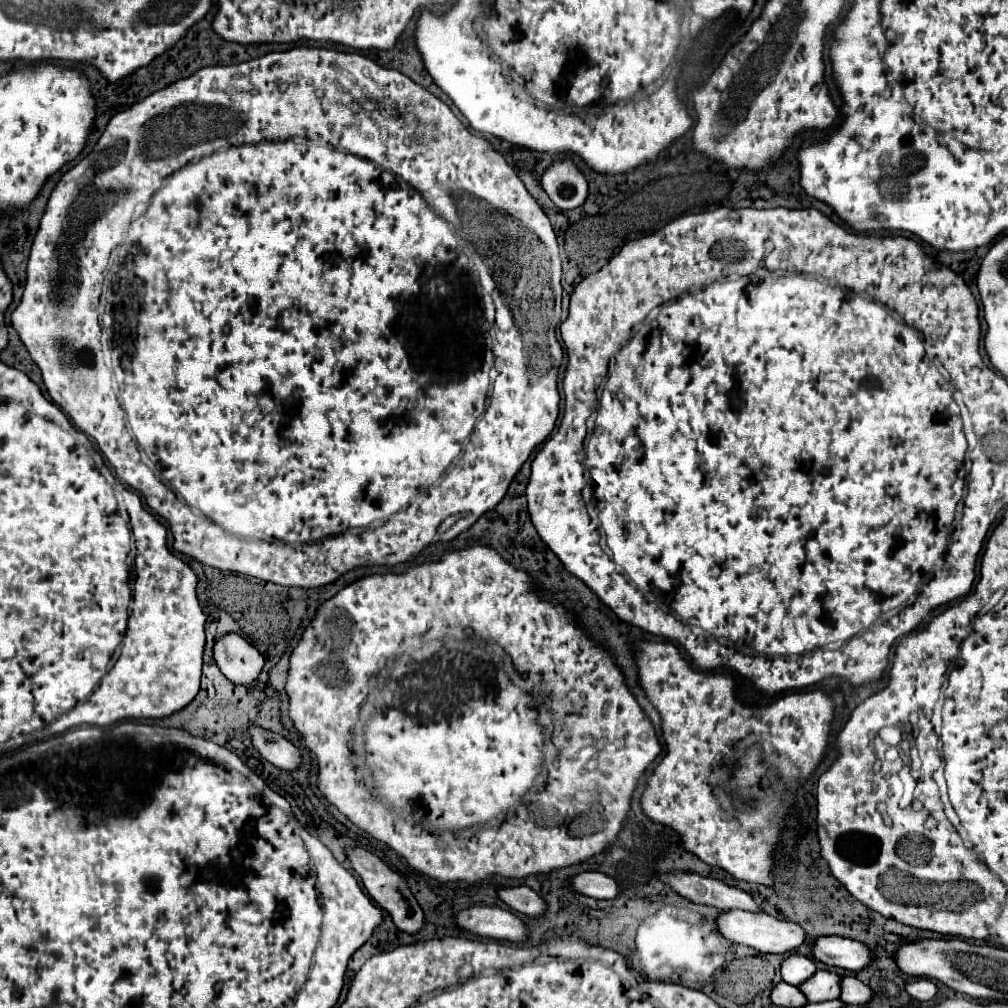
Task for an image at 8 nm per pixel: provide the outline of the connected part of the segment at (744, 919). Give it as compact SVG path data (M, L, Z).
M729 909L729 911L721 911L715 919L717 923L717 931L729 939L731 943L741 943L747 945L751 949L757 949L761 953L789 953L793 949L797 949L801 943L805 943L807 935L805 931L791 921L781 921L775 919L767 913L751 913L751 911L743 911L743 909Z

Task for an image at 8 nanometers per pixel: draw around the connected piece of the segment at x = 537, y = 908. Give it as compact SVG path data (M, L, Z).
M527 885L519 887L501 887L497 889L497 895L503 903L507 903L511 909L525 913L529 917L537 917L545 911L545 901Z

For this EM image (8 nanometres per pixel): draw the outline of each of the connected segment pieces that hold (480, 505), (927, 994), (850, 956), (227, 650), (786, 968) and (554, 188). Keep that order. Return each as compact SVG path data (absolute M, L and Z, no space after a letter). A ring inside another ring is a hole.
M295 47L295 49L289 49L289 51L281 51L281 53L267 53L267 55L263 55L263 57L259 57L259 59L253 59L253 61L245 61L245 63L237 63L237 65L227 65L227 67L225 67L225 65L223 65L223 67L205 67L205 69L199 69L199 71L197 71L197 73L193 73L193 75L191 75L191 77L185 77L185 79L179 79L179 81L175 81L175 83L171 83L171 85L167 85L167 87L163 87L163 89L159 89L159 91L155 91L155 93L151 93L151 95L147 95L147 99L141 99L141 101L139 101L139 103L133 103L133 105L131 105L131 107L127 107L127 109L125 109L125 111L121 111L121 113L117 113L117 115L113 115L113 117L111 117L111 121L109 121L109 123L107 123L107 127L105 127L105 131L103 131L103 135L101 135L101 137L99 137L99 141L97 141L97 145L95 145L95 147L93 147L93 151L91 151L91 153L89 153L89 155L87 155L87 157L83 157L83 159L81 159L81 161L79 161L79 163L77 163L77 165L75 165L75 167L73 167L73 169L69 169L69 171L67 171L67 173L65 173L65 175L63 175L63 177L61 177L61 181L59 181L59 183L57 183L57 187L55 187L55 189L53 189L53 193L51 193L51 197L49 197L49 201L47 201L47 207L45 207L45 213L43 213L43 217L41 217L41 225L39 225L39 231L37 231L37 235L35 235L35 239L33 239L33 245L31 245L31 255L29 255L29 263L27 263L27 283L25 283L25 291L23 291L23 297L21 297L21 303L19 303L19 305L17 305L17 309L15 309L15 311L13 311L13 313L11 313L11 325L13 325L13 327L15 327L15 331L17 331L17 333L19 333L19 337L21 337L21 341L23 341L23 345L25 345L25 347L27 347L27 351L29 351L29 355L31 355L31 359L33 359L33 361L35 361L35 363L37 363L37 365L39 365L39 369L41 369L41 373L43 373L43 381L45 381L45 387L47 387L47 393L49 393L49 395L51 395L51 399L53 399L53 401L55 401L55 403L57 403L57 405L59 405L59 407L61 407L61 411L63 411L63 413L65 413L65 415L69 415L69 419L71 419L71 421L73 421L73 423L75 423L75 425L77 425L77 427L79 427L79 429L81 429L81 431L83 431L83 433L87 433L87 435L91 435L91 437L93 437L93 439L95 439L95 441L97 441L97 447L99 447L99 451L101 451L101 453L103 453L103 455L105 455L105 457L107 457L107 461L109 461L109 463L111 463L111 465L113 465L113 469L115 469L115 473L117 473L117 477L119 477L119 479L121 479L121 481L125 481L125 483L127 483L127 485L129 485L129 487L133 487L133 489L135 489L135 491L139 491L139 493L141 493L141 495L143 495L143 497L145 497L145 499L147 499L147 501L145 501L145 503L147 503L147 507L149 507L149 509L151 509L151 511L153 511L153 513L157 513L157 515L159 515L159 517L163 517L163 519L165 519L165 521L167 521L167 523L169 523L169 529L171 529L171 535L173 535L173 547L175 547L175 549L177 549L177 551L181 551L181 553L185 553L185 555L189 555L189 557L193 557L193 559L197 559L197 561L199 561L199 563L205 563L205 565L209 565L209 567L217 567L217 569L223 569L223 571L237 571L237 573L243 573L243 575L251 575L251 577L257 577L257 579L261 579L261 581L271 581L271 583L277 583L277 585L283 585L283 587L305 587L305 589L311 589L311 587L321 587L321 585L327 585L327 583L333 583L333 581L337 581L337 579L339 579L339 577L341 577L341 575L345 575L345 573L347 573L347 571L351 571L351 569L357 569L357 567L367 567L367 565L387 565L387 567L393 567L393 565L399 565L399 563L407 563L407 561L413 561L413 559L415 559L415 555L419 555L419 553L421 553L421 551L423 551L423 549L425 549L425 547L429 547L429 545L431 545L431 543L441 543L441 541L443 541L443 543L445 543L445 541L451 541L451 539L455 539L455 537L457 537L457 535L459 535L459 533L463 533L463 527L471 527L471 525L473 525L473 523L475 523L475 521L477 521L477 519L479 519L479 517L481 517L481 515L483 515L483 513L487 513L487 511L491 511L491 509L493 509L493 507L495 507L495 505L497 505L497 503L499 503L499 501L501 501L501 499L503 499L503 497L505 497L505 493L507 493L507 489L509 489L509 485L511 485L511 481L513 481L513 477L515 477L515 473L517 473L517 471L519 471L519 469L521 469L521 465L523 465L523 463L525 463L525 461L527 461L527 457L529 457L529 455L531 455L531 451L533 451L533 449L535 449L535 447L537 447L537 445L539 445L539 443L541 443L541 441L543 441L543 439L545 439L545 437L547 437L547 435L549 435L549 433L551 433L551 431L553 431L553 427L555 427L555 421L557 421L557 415L559 415L559 391L557 391L557 379L559 379L559 367L561 367L561 365L563 365L563 349L561 349L561 345L559 345L559 343L557 343L557 337L555 337L555 327L557 327L557 321L559 321L559 317L561 317L561 259L559 259L559 245L557 245L557 239L555 239L555 233L553 233L553 227L551 227L551 223L549 223L549 219L547 219L547 215L546 215L546 213L543 213L543 209L541 209L541 207L539 207L539 205L537 205L537 201L535 201L535 199L533 199L533 197L531 197L531 195L527 195L527 189L525 189L525 185L523 185L523 181L521 181L521 179L519 179L519 177L517 177L517 173L515 173L515 171L513 171L513 169L511 169L511 167L509 167L509 165L507 165L507 161L505 161L505 157L503 157L503 155L501 155L501 153L497 153L497 151L495 151L495 149L493 149L493 147L491 147L491 143L489 143L489 141L485 141L485 139L483 139L483 137L477 137L477 135L473 135L473 133L471 133L471 131L469 131L469 129L467 129L467 127L465 127L465 125L463 125L463 123L461 123L461 121L459 121L459 119L457 119L457 117L455 117L455 115L453 115L453 111L451 111L451 109L449 109L449 107L447 107L447 105L445 105L445 103L443 103L443 101L441 101L441 99L437 99L437 97L435 97L435 95L433 95L433 93L429 93L429 91L427 91L427 89L423 89L423 87L421 87L421 85L417 85L417 83L415 83L415 81L411 81L411 79L409 79L409 77L407 77L407 75L403 75L403 73L399 73L399 71L397 71L397 69L385 69L385 67L381 67L381 65L377 65L377 63L375 63L375 61L373 61L373 59L369 59L369 57L365 57L365 55L359 55L359 53L343 53L343 51L331 51L331 49L315 49L315 47ZM454 228L455 228L455 231L457 231L457 235L459 235L459 237L461 237L461 239L465 239L465 241L467 241L467 243L469 243L469 245L471 245L471 249L473 249L473 255L471 255L471 257L473 257L473 259L475 259L475 267L477 267L477 273L481 273L481 285L483 285L483 289L485 289L485 291L487 291L487 293L489 293L489 295L491 295L491 297L493 297L493 301L495 301L495 313L497 313L497 343L495 343L495 357L494 357L494 354L493 354L493 351L492 351L492 349L493 349L493 347L491 347L491 345L487 345L487 343L489 343L489 341L487 341L487 317L485 317L485 303L483 303L483 295L481 295L481 293L477 293L477 291L473 291L473 285L471 285L471 267L469 267L469 263L461 263L461 261L463 261L463 259L467 259L467 258L466 258L466 257L464 257L464 256L465 256L465 254L464 254L464 252L463 252L463 249L464 249L464 248L465 248L465 247L462 247L462 246L459 246L459 245L464 245L464 242L463 242L463 241L462 241L462 240L460 240L460 238L459 238L459 237L458 237L458 236L456 236L456 232L455 232L455 233L454 233ZM475 303L477 303L477 327L479 327L479 319L481 319L481 351L479 351L479 339L477 339L477 345L475 345ZM451 515L461 515L461 525L451 525L451 527L453 527L453 531L449 531L449 533L445 533L445 531L441 531L441 533L439 533L439 527L441 527L441 523L443 523L443 521L445 521L445 519L449 519L449 517L451 517Z
M915 979L915 981L905 983L905 991L911 997L919 999L919 1001L929 1001L929 999L935 997L937 987L935 987L935 983L931 979Z
M819 937L811 945L811 953L815 961L851 971L859 971L871 961L869 949L863 943L845 937Z
M229 633L221 637L213 647L213 657L221 673L235 685L253 687L265 665L263 655L247 643L243 637Z
M789 955L787 959L783 959L781 963L781 977L785 983L789 985L797 985L803 983L805 979L809 979L815 973L815 961L803 955Z
M571 159L553 163L541 177L541 185L549 199L561 209L577 209L587 199L587 179Z

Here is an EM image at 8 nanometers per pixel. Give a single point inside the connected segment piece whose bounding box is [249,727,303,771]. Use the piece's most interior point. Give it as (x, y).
(279, 751)

